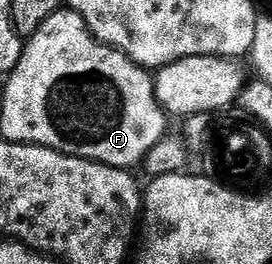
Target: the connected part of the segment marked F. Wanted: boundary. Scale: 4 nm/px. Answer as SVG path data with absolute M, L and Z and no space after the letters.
M112 47L101 51L101 56L104 56L101 69L109 73L113 79L117 75L117 83L125 93L125 101L105 103L99 115L75 117L75 125L63 145L62 153L80 159L90 159L103 165L133 169L133 166L136 163L138 166L152 147L167 135L167 112L157 102L155 79L146 68L138 67L128 55Z

